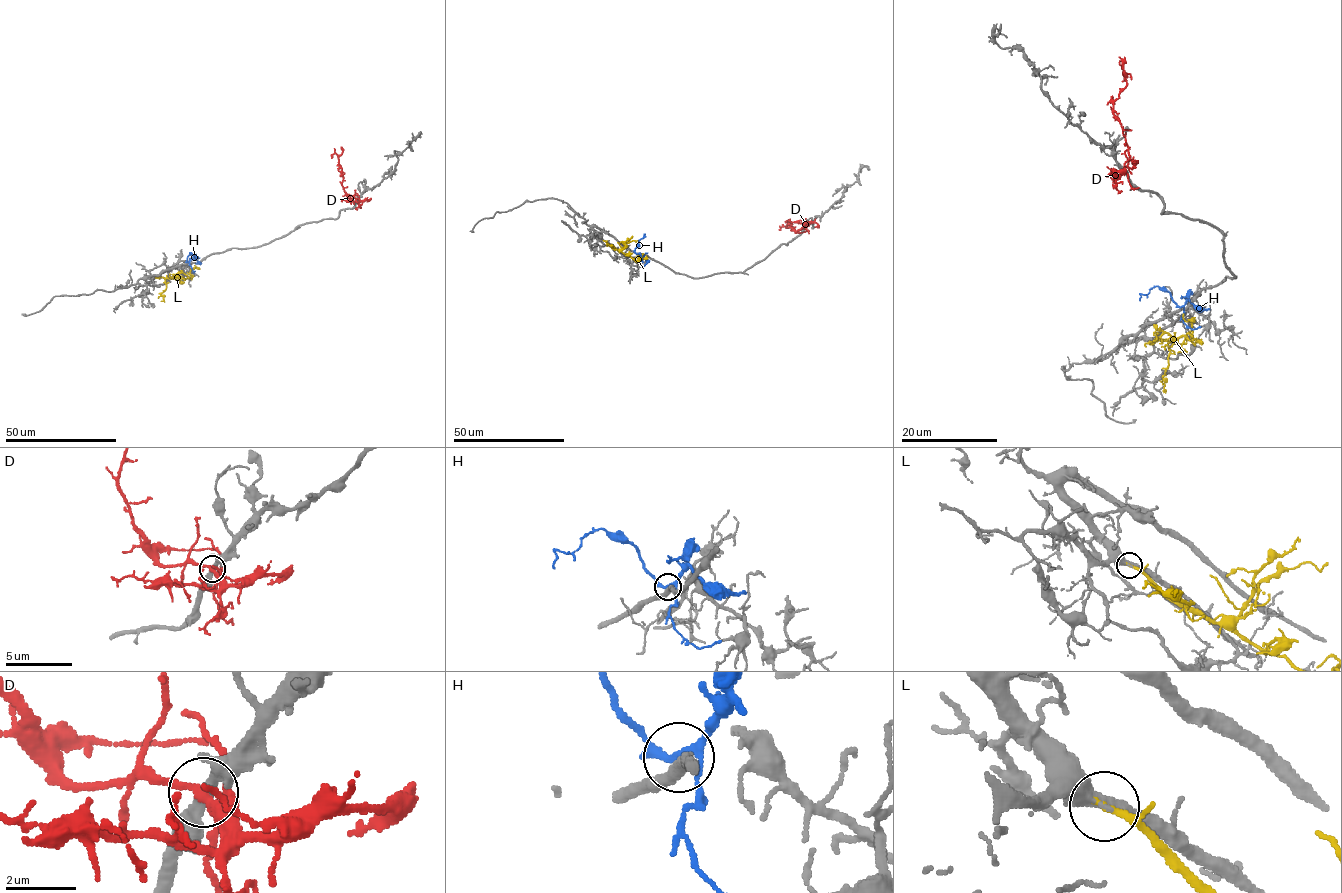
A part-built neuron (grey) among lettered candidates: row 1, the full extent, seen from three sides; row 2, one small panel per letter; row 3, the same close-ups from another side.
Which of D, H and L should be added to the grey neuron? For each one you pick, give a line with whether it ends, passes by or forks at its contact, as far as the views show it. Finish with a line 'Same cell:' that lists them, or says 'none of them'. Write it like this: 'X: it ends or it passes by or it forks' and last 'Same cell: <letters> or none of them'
L: it passes by
Same cell: L

